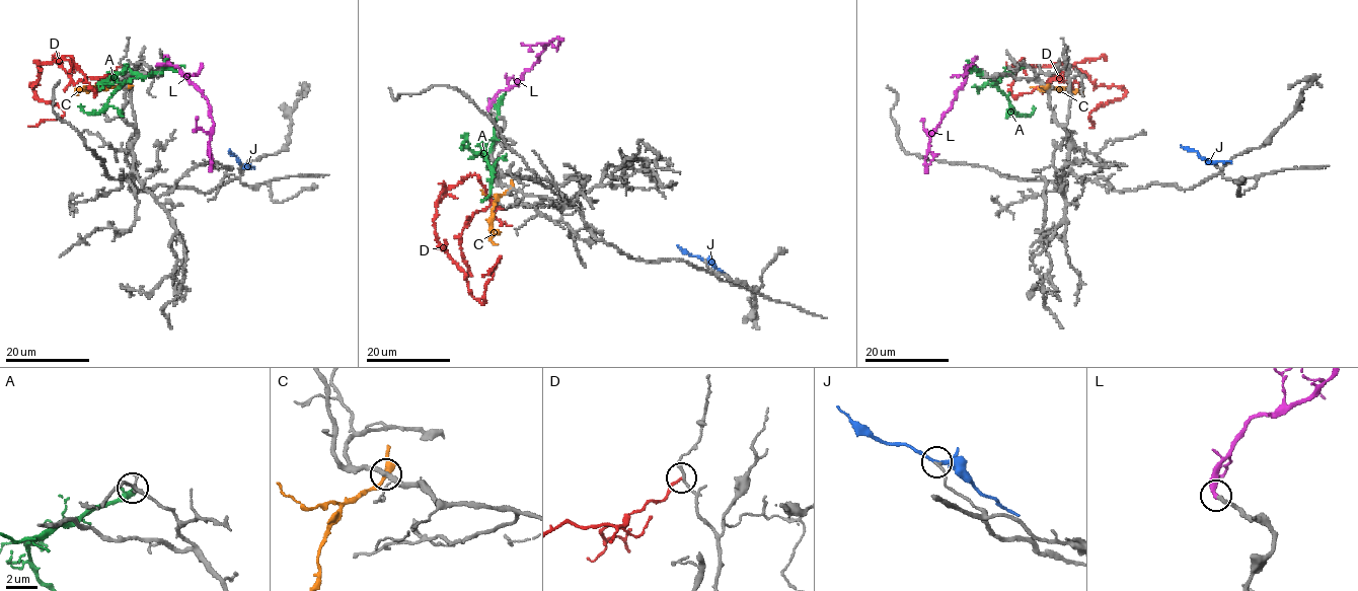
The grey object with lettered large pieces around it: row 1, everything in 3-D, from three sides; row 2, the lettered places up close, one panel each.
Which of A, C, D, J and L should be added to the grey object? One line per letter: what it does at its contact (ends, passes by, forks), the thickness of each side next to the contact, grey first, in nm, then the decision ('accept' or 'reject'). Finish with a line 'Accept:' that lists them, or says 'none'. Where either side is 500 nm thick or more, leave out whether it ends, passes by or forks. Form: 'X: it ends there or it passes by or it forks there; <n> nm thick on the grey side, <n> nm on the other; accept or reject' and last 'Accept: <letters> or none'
A: it passes by; 100 nm thick on the grey side, 280 nm on the other; reject
C: it passes by; 280 nm thick on the grey side, 400 nm on the other; reject
D: it ends there; 190 nm thick on the grey side, 190 nm on the other; reject
J: it passes by; 160 nm thick on the grey side, 180 nm on the other; accept
L: it ends there; 240 nm thick on the grey side, 360 nm on the other; accept
Accept: J, L

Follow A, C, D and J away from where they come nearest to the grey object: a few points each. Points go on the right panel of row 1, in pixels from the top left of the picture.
A: (1024, 65), (1003, 73), (994, 81), (1016, 115), (1029, 116), (1032, 106)
C: (1047, 86), (1078, 91), (1083, 95)
D: (1068, 66), (1030, 92), (1010, 90), (1019, 62), (1065, 64), (1125, 90), (1098, 104), (1092, 129)
J: (1206, 160), (1181, 145)

